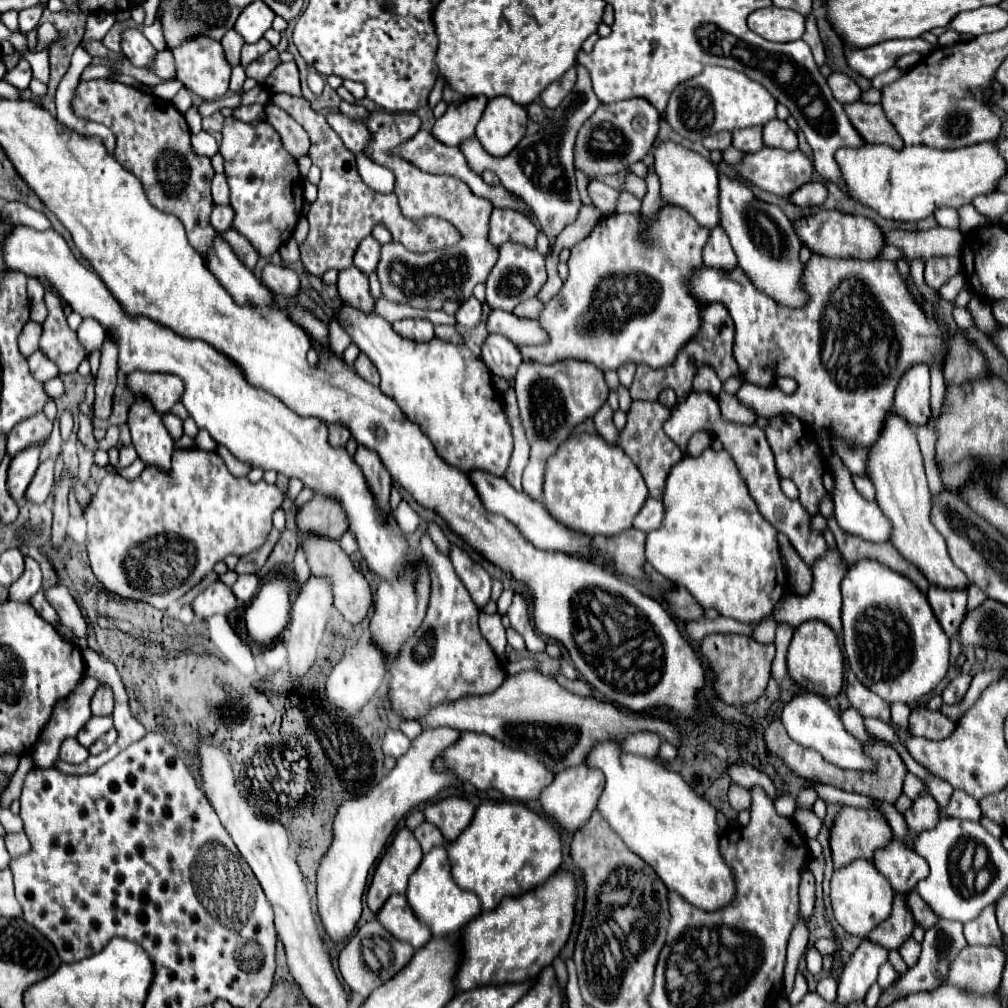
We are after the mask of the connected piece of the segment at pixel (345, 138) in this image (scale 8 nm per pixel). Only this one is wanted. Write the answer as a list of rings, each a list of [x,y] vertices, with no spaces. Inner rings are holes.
[[[330,112],[326,116],[326,120],[340,134],[340,138],[346,144],[348,150],[352,150],[354,154],[358,154],[358,152],[364,154],[366,152],[368,144],[372,142],[372,132],[368,130],[368,126],[364,122],[352,120],[352,118],[348,118],[340,112]]]

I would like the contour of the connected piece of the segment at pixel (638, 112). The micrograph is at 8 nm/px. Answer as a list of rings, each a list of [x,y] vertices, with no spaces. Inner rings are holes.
[[[630,98],[624,102],[614,102],[608,106],[600,106],[580,128],[574,148],[574,164],[584,170],[588,180],[598,174],[614,174],[620,170],[628,170],[628,166],[636,160],[642,160],[644,154],[652,148],[658,134],[660,116],[658,110],[646,98]]]

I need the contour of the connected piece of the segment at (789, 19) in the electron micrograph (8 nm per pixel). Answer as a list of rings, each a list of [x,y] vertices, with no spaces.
[[[760,8],[748,16],[748,28],[770,42],[792,42],[804,34],[804,16],[786,8]]]

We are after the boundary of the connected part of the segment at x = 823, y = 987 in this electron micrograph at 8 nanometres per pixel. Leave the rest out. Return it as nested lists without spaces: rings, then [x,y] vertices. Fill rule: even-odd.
[[[828,976],[828,978],[822,978],[820,982],[818,982],[818,990],[816,990],[824,1000],[828,1000],[828,1002],[832,1002],[834,998],[836,998],[836,980],[832,978],[832,976]]]

